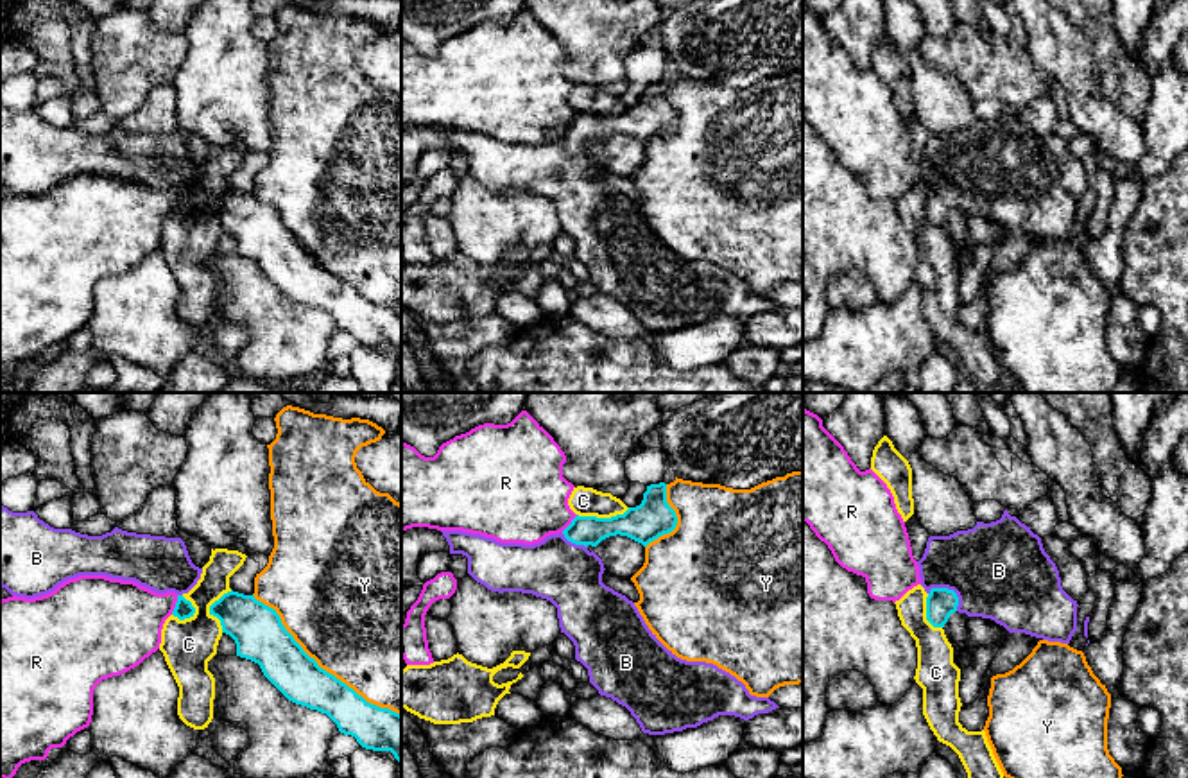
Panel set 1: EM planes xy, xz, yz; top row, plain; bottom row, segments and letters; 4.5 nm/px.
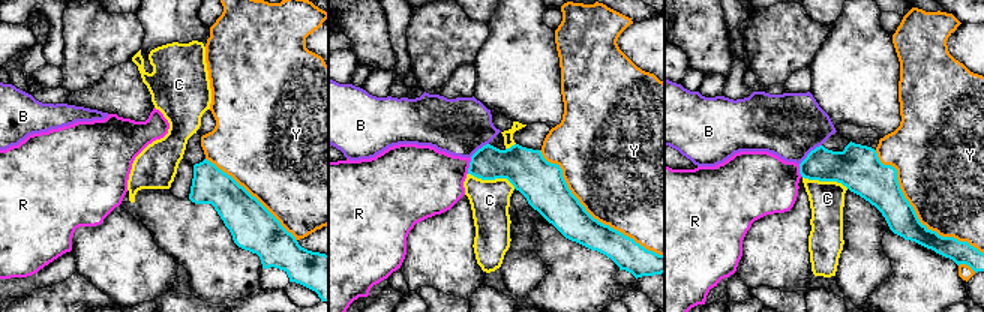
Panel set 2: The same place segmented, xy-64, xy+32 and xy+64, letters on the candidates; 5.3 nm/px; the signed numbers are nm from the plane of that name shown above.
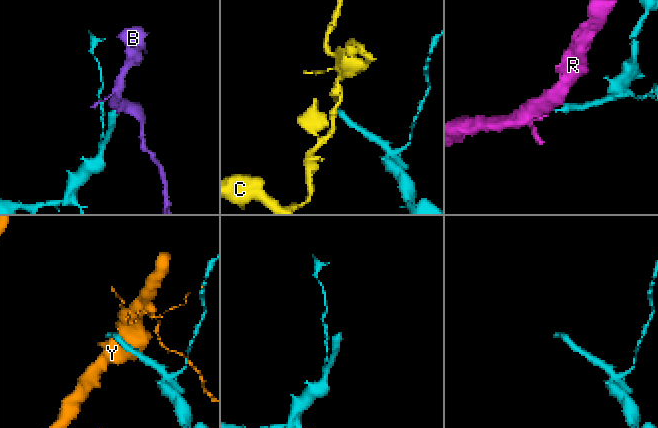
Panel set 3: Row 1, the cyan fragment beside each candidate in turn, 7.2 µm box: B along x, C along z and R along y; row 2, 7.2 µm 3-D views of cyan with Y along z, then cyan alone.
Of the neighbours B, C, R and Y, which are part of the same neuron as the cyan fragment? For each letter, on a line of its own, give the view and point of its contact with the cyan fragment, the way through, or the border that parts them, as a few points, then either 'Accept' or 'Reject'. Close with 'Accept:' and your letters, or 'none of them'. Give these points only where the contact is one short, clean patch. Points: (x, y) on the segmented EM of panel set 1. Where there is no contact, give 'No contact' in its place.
B: Touches cyan at yz (950, 590). Path across: yz (941, 603), (950, 590), (968, 572), (998, 570). Accept
C: Touches cyan at xz (602, 518). Boundary: xz (629, 508), (610, 517), (577, 515). Reject
R: Touches cyan at xy (176, 605). Boundary: xy (178, 596), (171, 613). Reject
Y: Touches cyan at xy (319, 667). Reject
Accept: B

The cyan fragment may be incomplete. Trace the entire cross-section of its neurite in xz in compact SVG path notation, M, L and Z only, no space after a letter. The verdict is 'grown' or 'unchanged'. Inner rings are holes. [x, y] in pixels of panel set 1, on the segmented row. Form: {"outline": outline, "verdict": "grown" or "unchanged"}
{"outline": "M650 484L643 500L611 518L575 516L559 534L534 545L500 543L462 531L441 531L450 554L468 558L468 574L491 592L521 592L550 601L557 608L561 633L575 645L575 660L588 669L600 696L625 706L643 733L665 735L697 728L719 715L744 721L779 708L769 697L751 696L742 681L706 661L686 661L668 651L649 629L633 601L602 583L604 563L588 547L609 536L627 536L643 547L676 529L676 511L667 502L667 484Z", "verdict": "grown"}

